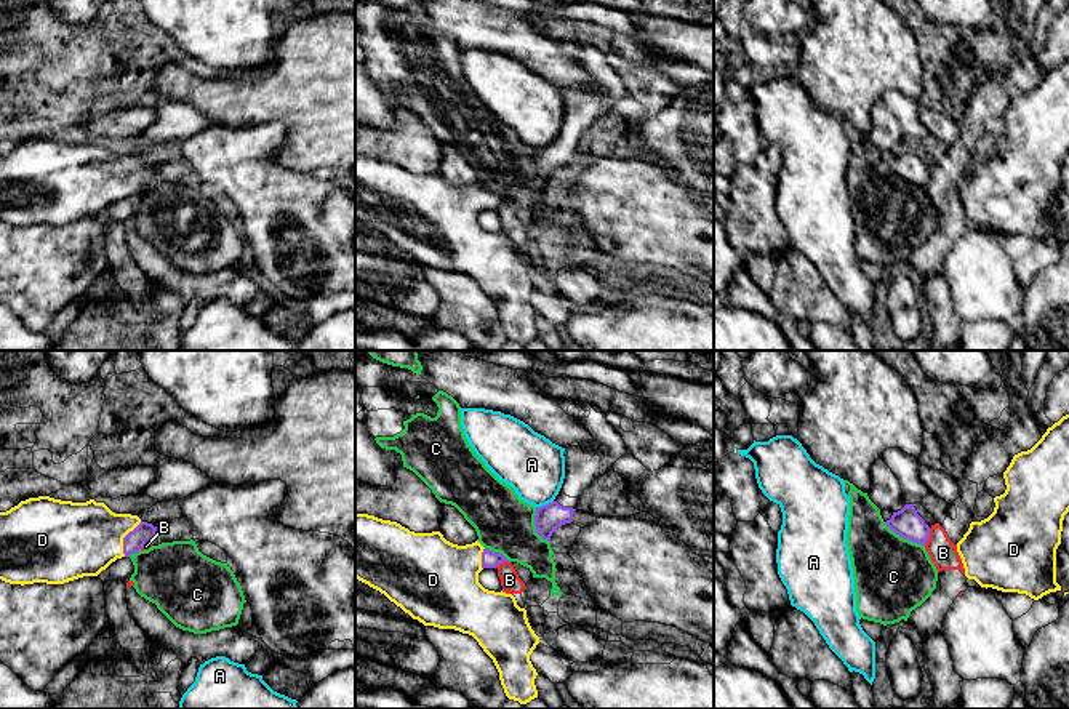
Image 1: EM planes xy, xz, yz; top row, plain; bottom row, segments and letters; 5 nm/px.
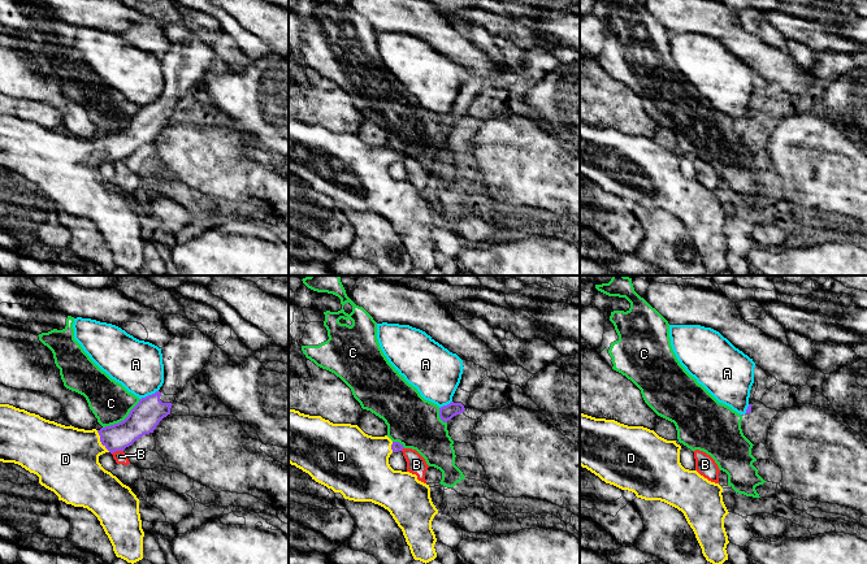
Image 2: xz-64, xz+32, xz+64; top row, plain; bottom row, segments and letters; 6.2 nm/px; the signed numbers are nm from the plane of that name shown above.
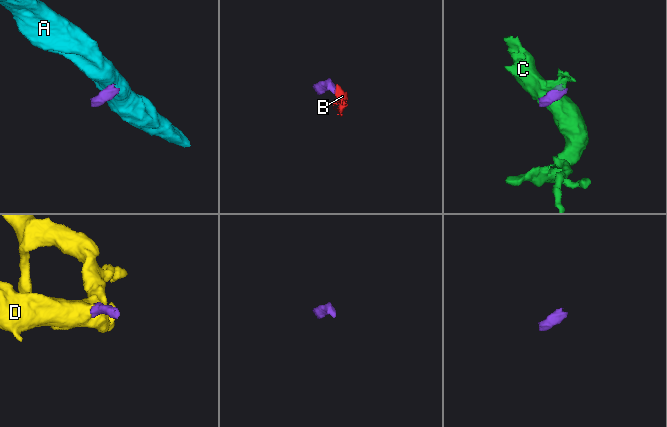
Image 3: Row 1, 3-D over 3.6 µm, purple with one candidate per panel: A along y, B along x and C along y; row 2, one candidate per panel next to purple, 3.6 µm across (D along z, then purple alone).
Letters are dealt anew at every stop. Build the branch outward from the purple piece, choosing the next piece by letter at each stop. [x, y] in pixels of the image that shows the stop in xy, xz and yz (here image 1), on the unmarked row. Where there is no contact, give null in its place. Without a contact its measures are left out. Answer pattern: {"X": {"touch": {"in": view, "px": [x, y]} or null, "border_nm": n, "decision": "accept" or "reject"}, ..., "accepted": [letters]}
{"A": {"touch": {"in": "xz", "px": [546, 146]}, "border_nm": 100, "decision": "reject"}, "B": {"touch": {"in": "yz", "px": [928, 178]}, "border_nm": 90, "decision": "reject"}, "C": {"touch": {"in": "yz", "px": [904, 180]}, "border_nm": 240, "decision": "reject"}, "D": {"touch": {"in": "xy", "px": [124, 180]}, "border_nm": 200, "decision": "accept"}, "accepted": ["D"]}

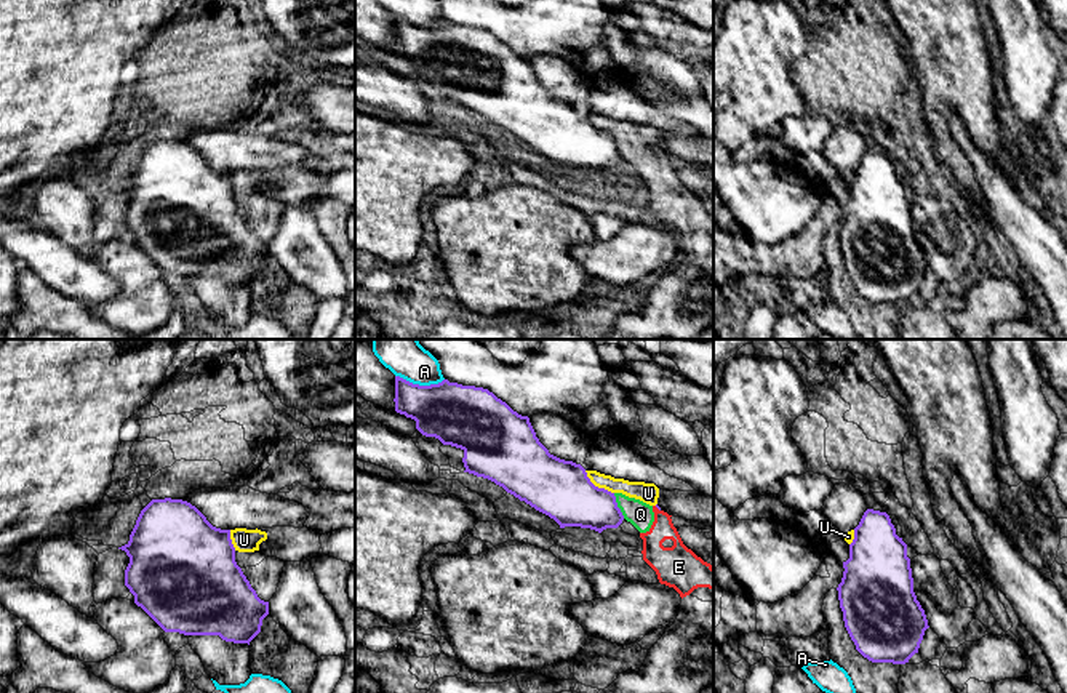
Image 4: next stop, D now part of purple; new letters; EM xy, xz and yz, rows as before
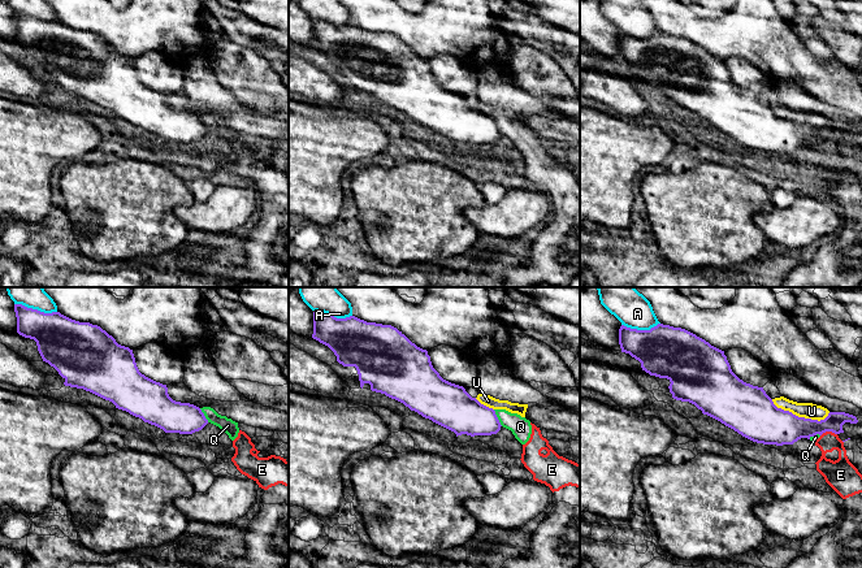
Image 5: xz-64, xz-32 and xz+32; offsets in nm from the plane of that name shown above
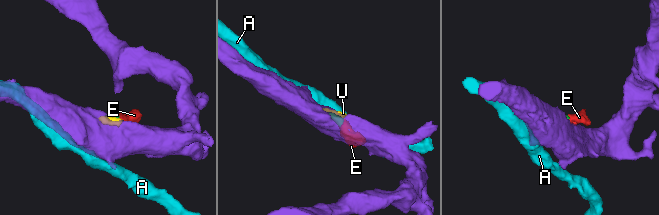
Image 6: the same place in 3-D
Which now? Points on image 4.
{"A": {"touch": {"in": "xz", "px": [418, 26]}, "border_nm": 240, "decision": "reject"}, "E": {"touch": {"in": "xz", "px": [658, 149]}, "border_nm": 40, "decision": "reject"}, "Q": {"touch": {"in": "xz", "px": [616, 148]}, "border_nm": 140, "decision": "reject"}, "U": {"touch": {"in": "xz", "px": [597, 128]}, "border_nm": 190, "decision": "reject"}, "accepted": []}

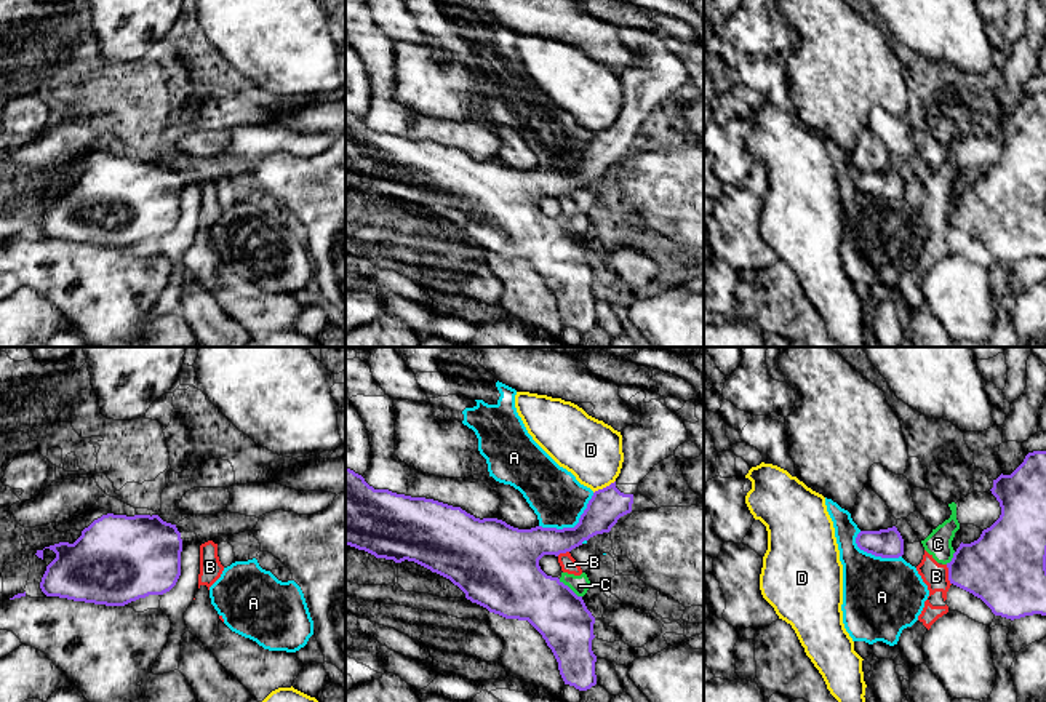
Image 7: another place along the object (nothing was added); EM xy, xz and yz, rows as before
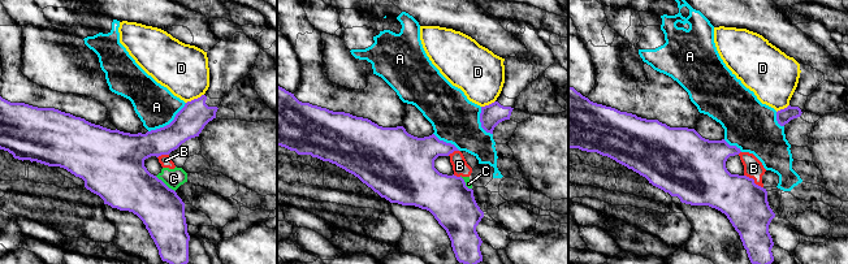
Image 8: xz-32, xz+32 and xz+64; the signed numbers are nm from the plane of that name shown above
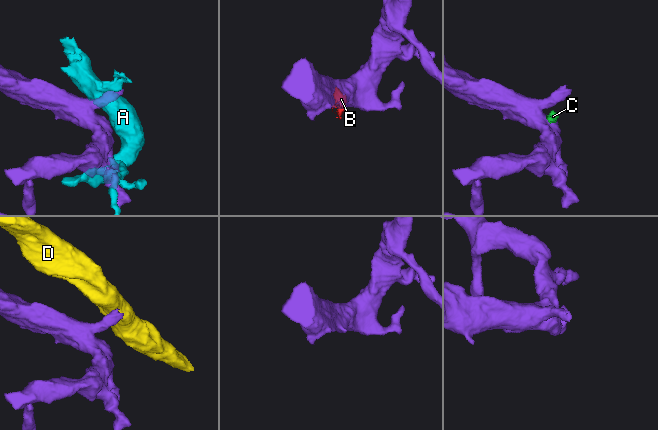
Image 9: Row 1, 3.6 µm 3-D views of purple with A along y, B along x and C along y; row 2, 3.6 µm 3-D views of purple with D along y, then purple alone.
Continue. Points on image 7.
{"A": {"touch": {"in": "xz", "px": [574, 168]}, "border_nm": 320, "decision": "reject"}, "B": {"touch": {"in": "yz", "px": [949, 216]}, "border_nm": 110, "decision": "reject"}, "C": {"touch": {"in": "xz", "px": [568, 229]}, "border_nm": 150, "decision": "reject"}, "D": {"touch": {"in": "xz", "px": [603, 130]}, "border_nm": 130, "decision": "reject"}, "accepted": []}

